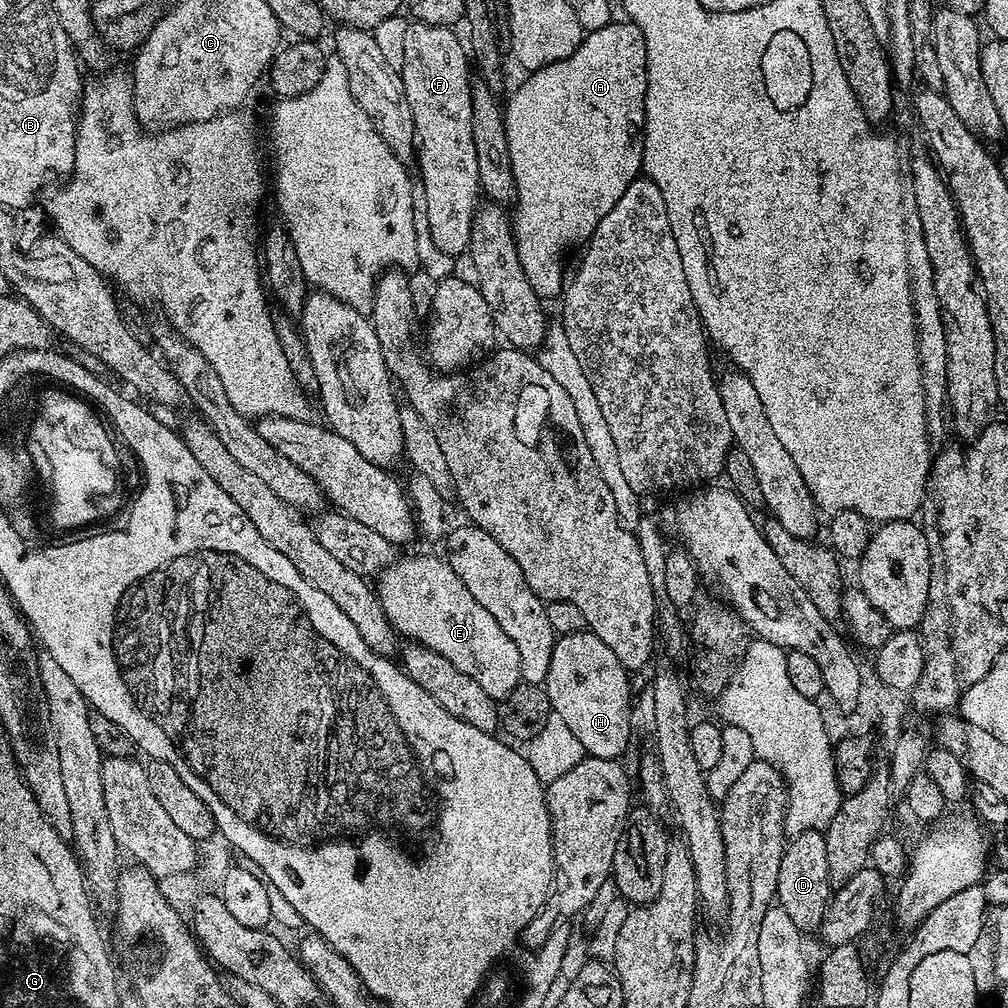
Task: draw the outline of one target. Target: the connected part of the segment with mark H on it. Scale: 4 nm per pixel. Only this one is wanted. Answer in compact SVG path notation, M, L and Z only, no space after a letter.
M575 632L569 636L561 636L554 646L554 654L550 658L550 674L546 674L543 689L548 693L555 716L562 718L566 726L574 733L574 738L582 742L588 756L620 758L632 740L632 704L628 699L632 696L632 688L628 685L629 669L618 662L614 650L602 642L593 632Z

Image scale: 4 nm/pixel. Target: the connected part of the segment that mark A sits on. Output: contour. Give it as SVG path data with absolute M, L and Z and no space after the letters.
M613 22L602 26L598 30L587 33L584 41L570 54L570 58L562 58L545 68L538 68L527 73L528 76L520 85L511 89L504 109L504 125L506 126L506 146L510 148L510 170L512 171L512 187L514 189L514 207L510 212L512 236L516 240L518 262L522 262L522 270L526 270L526 278L530 278L530 286L534 286L536 295L541 298L547 296L559 297L566 287L564 276L564 255L568 248L575 244L587 245L588 239L598 230L598 222L614 210L618 198L626 194L626 186L634 182L641 175L644 166L644 99L646 98L646 42L643 31L631 22Z

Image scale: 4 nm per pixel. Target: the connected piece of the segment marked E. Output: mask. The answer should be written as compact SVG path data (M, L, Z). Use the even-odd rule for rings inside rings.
M404 556L379 573L374 591L392 627L401 637L425 644L442 654L450 666L470 674L486 694L497 702L505 700L521 684L518 650L494 617L466 590L447 559L436 556Z

